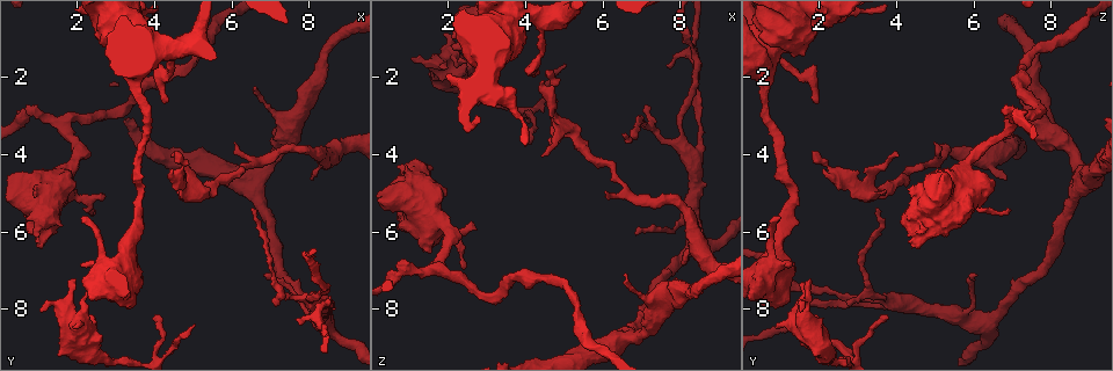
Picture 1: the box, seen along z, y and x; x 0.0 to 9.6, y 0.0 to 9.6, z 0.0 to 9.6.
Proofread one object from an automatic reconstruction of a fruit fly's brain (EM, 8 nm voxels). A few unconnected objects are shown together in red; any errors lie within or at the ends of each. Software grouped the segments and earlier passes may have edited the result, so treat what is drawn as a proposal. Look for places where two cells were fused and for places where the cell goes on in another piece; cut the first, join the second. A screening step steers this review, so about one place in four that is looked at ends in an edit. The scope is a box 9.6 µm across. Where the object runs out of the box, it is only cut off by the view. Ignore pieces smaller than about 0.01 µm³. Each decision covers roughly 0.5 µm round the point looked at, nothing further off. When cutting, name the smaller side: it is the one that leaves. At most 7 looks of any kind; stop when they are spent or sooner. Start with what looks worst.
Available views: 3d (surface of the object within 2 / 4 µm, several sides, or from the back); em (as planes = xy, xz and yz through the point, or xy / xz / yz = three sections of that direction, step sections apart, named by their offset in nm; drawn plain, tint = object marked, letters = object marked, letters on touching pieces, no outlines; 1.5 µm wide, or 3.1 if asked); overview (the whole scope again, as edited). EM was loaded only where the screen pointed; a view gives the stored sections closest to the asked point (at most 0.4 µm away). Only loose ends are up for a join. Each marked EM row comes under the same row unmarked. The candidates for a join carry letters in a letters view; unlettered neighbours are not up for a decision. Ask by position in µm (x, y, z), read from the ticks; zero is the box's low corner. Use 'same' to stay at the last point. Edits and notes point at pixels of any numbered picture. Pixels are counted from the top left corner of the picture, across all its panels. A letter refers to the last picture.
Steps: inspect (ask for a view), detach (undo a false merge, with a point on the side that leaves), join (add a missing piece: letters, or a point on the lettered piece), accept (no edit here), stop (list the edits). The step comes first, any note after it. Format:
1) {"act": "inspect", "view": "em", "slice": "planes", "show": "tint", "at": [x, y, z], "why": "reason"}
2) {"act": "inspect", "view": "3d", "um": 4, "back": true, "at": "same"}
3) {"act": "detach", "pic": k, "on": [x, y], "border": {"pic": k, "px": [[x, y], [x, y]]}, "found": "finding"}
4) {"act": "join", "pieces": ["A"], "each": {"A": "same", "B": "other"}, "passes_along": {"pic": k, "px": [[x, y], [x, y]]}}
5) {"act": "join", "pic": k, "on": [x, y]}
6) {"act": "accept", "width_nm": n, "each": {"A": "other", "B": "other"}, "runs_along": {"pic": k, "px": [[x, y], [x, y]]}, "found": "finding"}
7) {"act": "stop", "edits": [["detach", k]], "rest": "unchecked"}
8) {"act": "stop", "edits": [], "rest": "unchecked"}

{"act": "inspect", "view": "em", "slice": "planes", "show": "letters", "at": [4.65, 3.85, 1.80], "why": "an open end"}

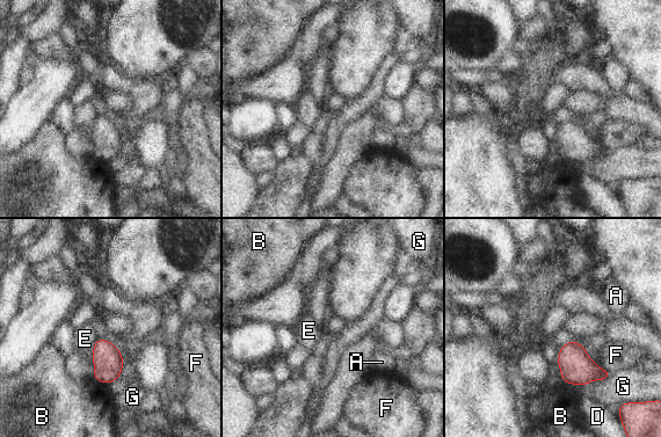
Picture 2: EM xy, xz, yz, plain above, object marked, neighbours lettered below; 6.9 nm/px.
{"act": "accept", "longest_contact_nm": ["E", 130], "each": {"A": "other", "B": "other", "D": "other", "E": "other", "F": "other", "G": "other"}, "found": "no lettered piece goes on from it"}

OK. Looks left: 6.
{"act": "inspect", "view": "3d", "um": 2, "at": [0.75, 2.90, 7.00], "why": "abrupt turn"}

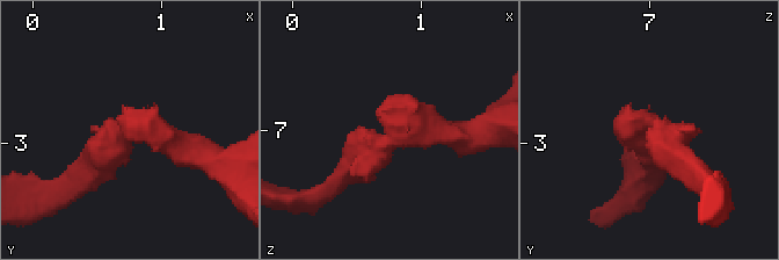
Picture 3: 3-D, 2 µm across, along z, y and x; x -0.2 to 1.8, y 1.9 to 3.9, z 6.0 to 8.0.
{"act": "inspect", "view": "em", "slice": "yz", "step": 8, "show": "tint", "at": [0.76, 2.88, 7.04], "arm_widths_nm": [180, 280], "why": "need the tissue"}

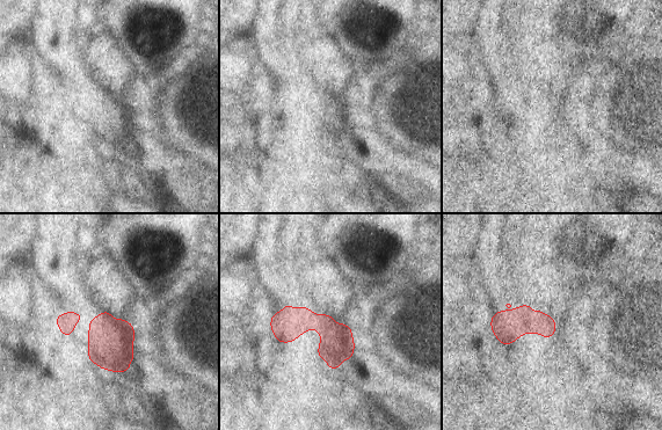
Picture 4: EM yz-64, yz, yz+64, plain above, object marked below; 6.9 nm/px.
{"act": "inspect", "view": "em", "slice": "planes", "show": "letters", "at": "same", "why": "cut it another way"}

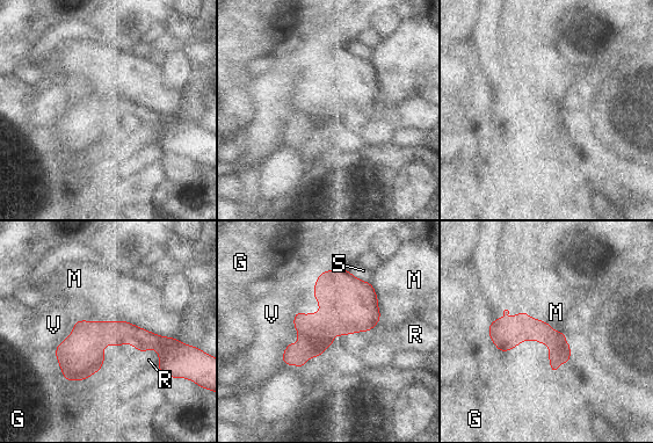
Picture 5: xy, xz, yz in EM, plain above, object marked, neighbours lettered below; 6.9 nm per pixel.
{"act": "accept", "each": {"G": "other", "M": "other", "R": "other", "S": "other", "V": "other"}, "runs_along": {"pic": 5, "px": [[174, 343], [94, 335], [58, 354]]}, "found": "continuous, no second cell"}

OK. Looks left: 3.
{"act": "inspect", "view": "3d", "um": 4, "at": [2.10, 6.90, 1.20], "why": "free end"}

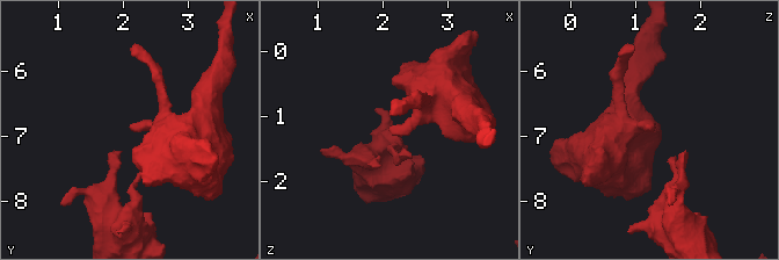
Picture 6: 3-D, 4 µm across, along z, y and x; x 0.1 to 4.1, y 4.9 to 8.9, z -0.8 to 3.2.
{"act": "inspect", "view": "em", "slice": "yz", "step": 4, "show": "letters", "at": [2.05, 6.90, 1.20]}

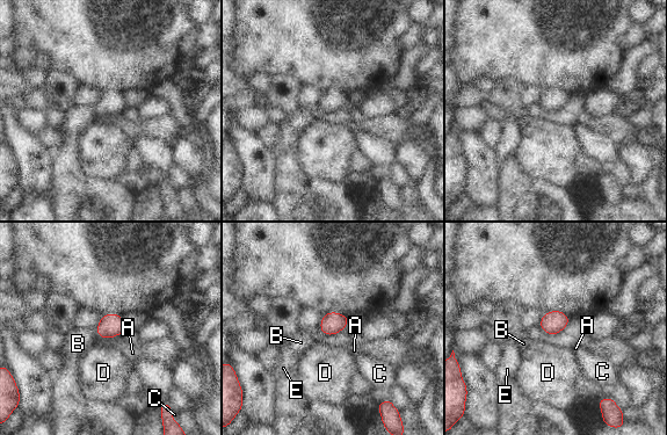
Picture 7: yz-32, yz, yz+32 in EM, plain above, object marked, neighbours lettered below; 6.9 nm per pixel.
{"act": "accept", "each": {"A": "other", "B": "other", "C": "other", "D": "other", "E": "other"}, "border": {"pic": 7, "px": [[99, 336], [108, 339]]}, "found": "no lettered piece goes on from it"}

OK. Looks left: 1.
{"act": "stop", "edits": [], "rest": "unchecked"}

